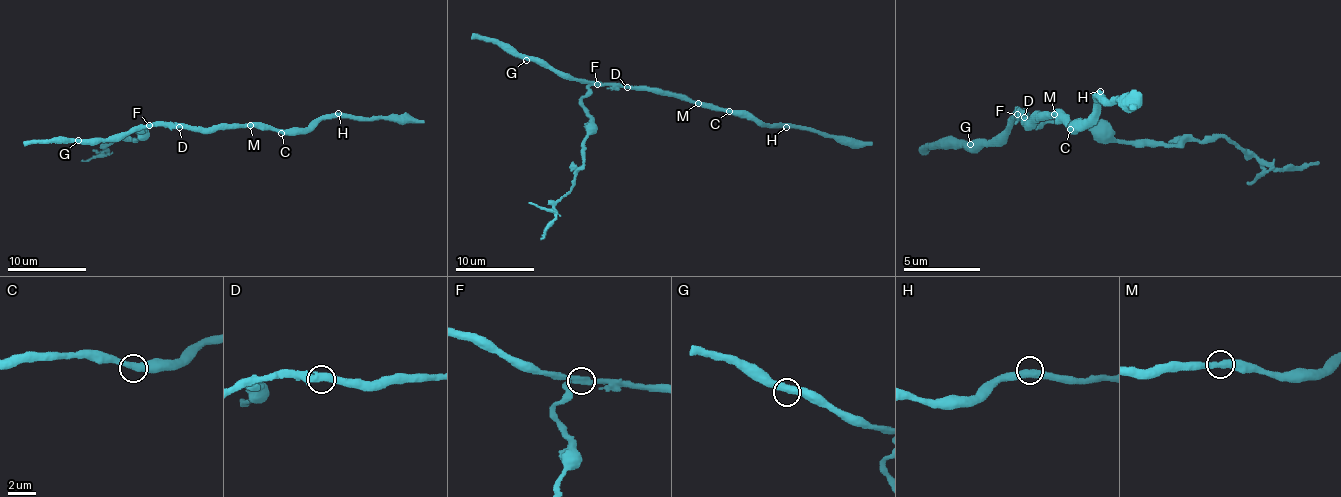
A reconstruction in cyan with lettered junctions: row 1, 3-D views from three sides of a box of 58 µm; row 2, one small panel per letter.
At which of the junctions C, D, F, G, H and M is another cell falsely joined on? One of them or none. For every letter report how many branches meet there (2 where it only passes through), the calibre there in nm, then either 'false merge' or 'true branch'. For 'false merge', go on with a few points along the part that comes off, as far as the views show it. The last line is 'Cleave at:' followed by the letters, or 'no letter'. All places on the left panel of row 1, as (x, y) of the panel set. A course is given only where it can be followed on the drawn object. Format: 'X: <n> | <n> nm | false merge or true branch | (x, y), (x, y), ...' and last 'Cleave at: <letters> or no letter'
C: 2 | 440 nm | true branch
D: 2 | 440 nm | true branch
F: 3 | 340 nm | false merge | (149, 125), (133, 129), (141, 131), (135, 140), (120, 137), (106, 146), (106, 154), (92, 150)
G: 2 | 460 nm | true branch
H: 2 | 480 nm | true branch
M: 2 | 440 nm | true branch
Cleave at: F

